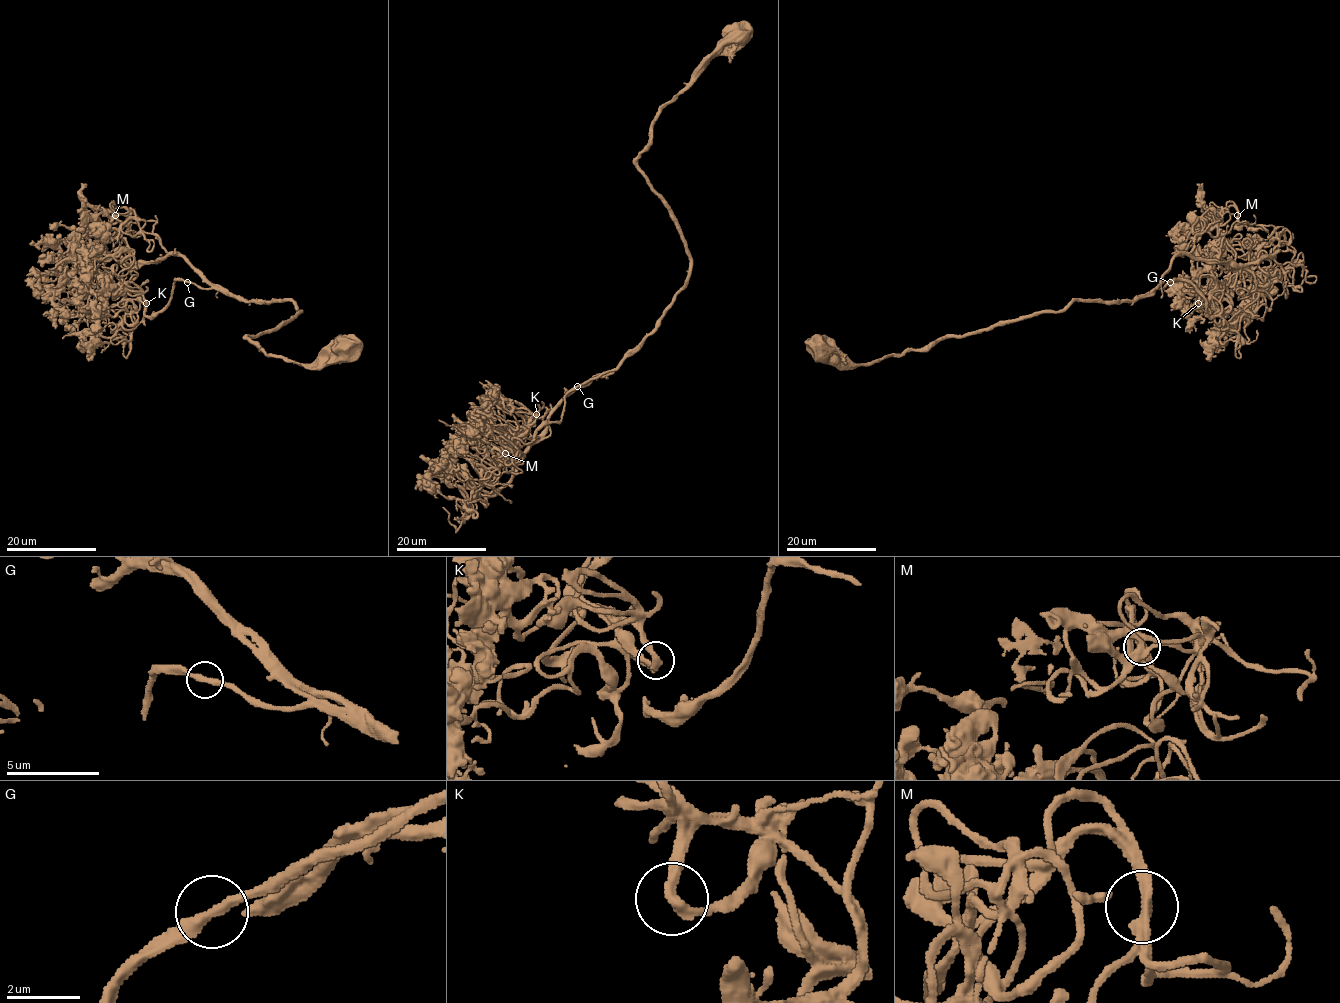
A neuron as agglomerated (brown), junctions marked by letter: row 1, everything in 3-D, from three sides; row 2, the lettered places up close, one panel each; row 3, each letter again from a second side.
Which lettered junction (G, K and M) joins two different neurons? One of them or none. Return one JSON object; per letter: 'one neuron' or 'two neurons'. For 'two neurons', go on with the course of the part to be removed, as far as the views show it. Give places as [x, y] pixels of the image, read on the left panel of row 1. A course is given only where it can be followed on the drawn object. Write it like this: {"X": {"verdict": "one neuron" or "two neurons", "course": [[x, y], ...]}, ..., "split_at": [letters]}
{"G": {"verdict": "one neuron"}, "K": {"verdict": "one neuron"}, "M": {"verdict": "one neuron"}, "split_at": []}

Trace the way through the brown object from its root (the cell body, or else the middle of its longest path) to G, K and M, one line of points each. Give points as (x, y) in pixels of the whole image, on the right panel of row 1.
G: (819, 352), (841, 353), (855, 364), (879, 362), (943, 337), (1061, 311), (1073, 301), (1135, 301), (1170, 282)
K: (819, 352), (879, 362), (1073, 301), (1135, 301), (1178, 279), (1208, 314), (1222, 309), (1198, 303)
M: (819, 352), (866, 364), (1073, 301), (1135, 301), (1196, 235), (1219, 225), (1226, 233), (1238, 215)

